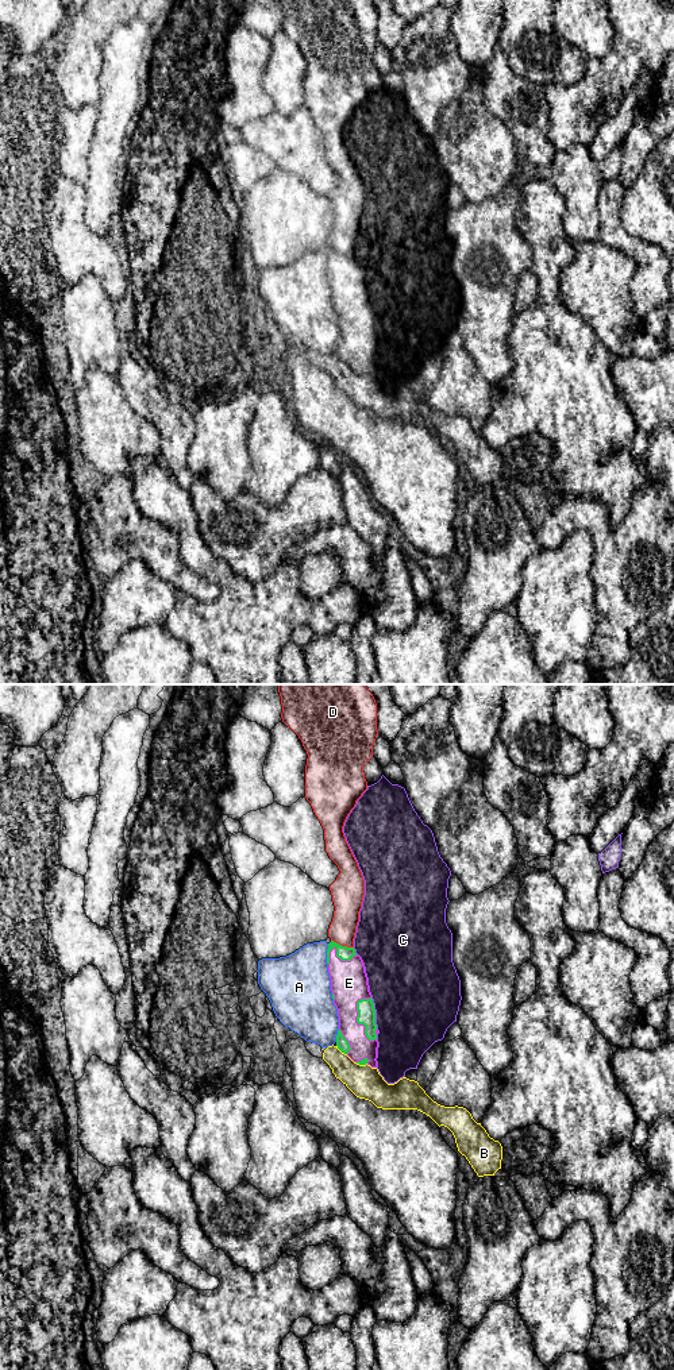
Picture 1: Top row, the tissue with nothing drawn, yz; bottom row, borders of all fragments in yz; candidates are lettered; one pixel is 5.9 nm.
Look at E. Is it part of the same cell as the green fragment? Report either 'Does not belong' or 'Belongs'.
Belongs

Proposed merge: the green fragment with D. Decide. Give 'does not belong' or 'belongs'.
does not belong

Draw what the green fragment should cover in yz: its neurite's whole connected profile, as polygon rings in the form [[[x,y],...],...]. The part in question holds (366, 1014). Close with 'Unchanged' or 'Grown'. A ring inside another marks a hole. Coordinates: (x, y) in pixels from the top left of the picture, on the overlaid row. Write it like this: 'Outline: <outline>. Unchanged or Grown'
Outline: [[[328,943],[327,964],[338,1008],[338,1049],[359,1065],[377,1068],[375,1010],[361,957],[354,948]]]. Grown

